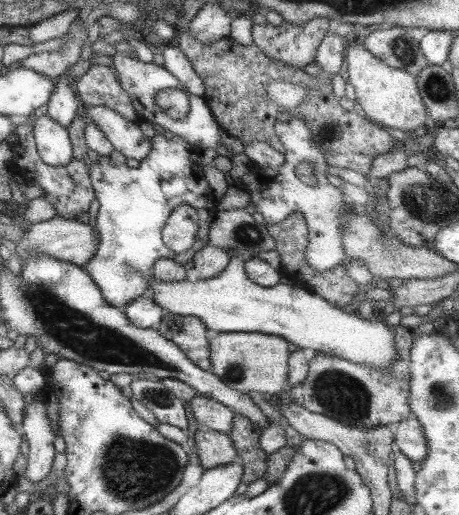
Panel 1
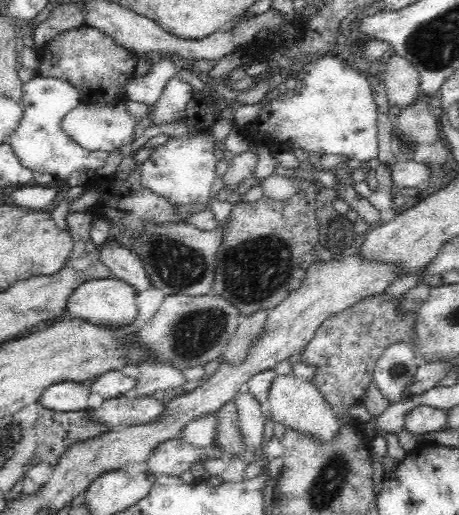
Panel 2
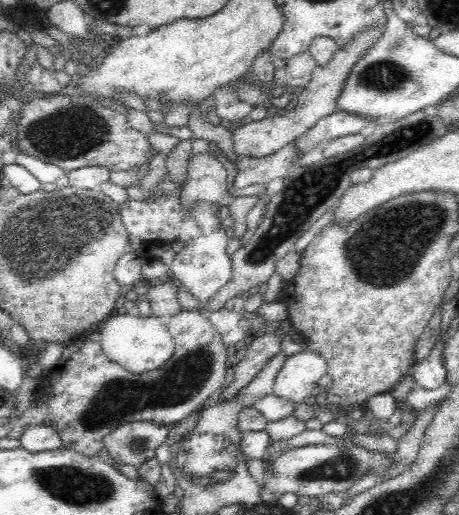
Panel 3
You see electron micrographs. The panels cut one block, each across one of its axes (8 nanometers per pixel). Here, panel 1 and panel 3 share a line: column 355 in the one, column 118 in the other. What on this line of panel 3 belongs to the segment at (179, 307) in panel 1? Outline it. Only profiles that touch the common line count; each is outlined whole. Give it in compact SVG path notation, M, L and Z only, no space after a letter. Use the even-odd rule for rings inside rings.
M127 312L124 314L109 316L101 325L96 328L101 334L101 347L106 353L106 356L123 366L128 372L134 374L142 374L160 368L175 352L175 342L169 334L167 322L164 319L155 317L149 314L147 317L142 317L135 312Z

